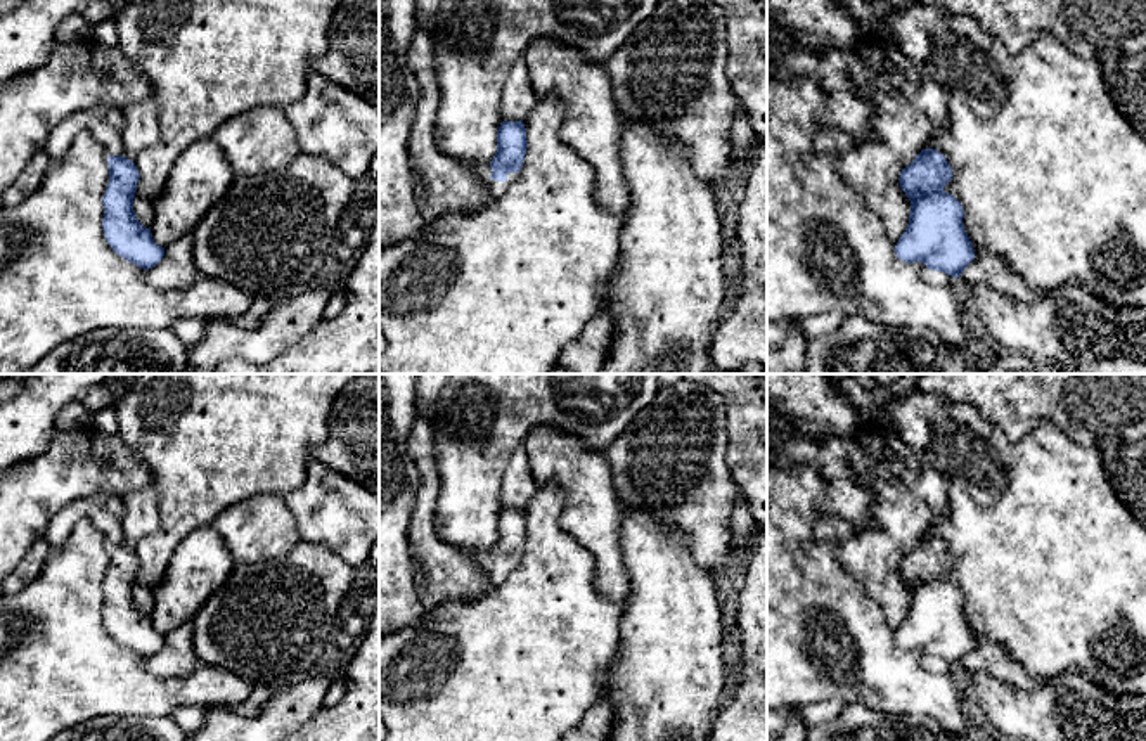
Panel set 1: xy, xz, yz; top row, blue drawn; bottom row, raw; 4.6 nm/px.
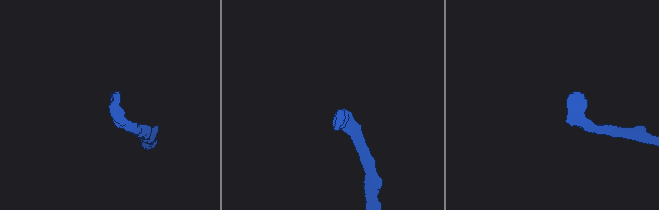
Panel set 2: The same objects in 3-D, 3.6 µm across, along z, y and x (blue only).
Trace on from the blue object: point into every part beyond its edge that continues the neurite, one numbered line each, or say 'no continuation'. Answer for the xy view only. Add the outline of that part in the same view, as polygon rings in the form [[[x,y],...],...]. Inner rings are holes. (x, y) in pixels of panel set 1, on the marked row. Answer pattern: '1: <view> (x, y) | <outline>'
1: xy (106, 123) | [[[93,107],[69,114],[61,121],[47,139],[43,151],[55,161],[62,158],[73,140],[80,133],[92,133],[93,139],[102,144],[107,151],[107,156],[123,156],[123,126],[125,116],[121,109],[116,107]]]

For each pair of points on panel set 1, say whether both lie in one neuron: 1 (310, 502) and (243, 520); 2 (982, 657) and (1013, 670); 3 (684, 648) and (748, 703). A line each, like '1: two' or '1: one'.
1: two
2: one
3: two

